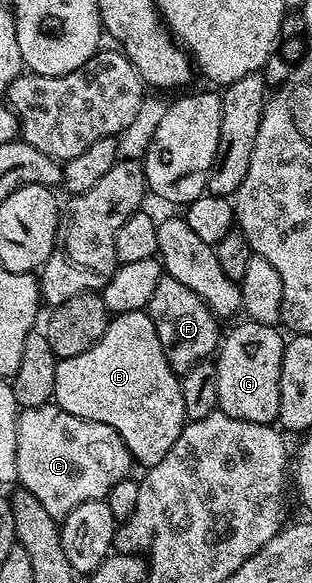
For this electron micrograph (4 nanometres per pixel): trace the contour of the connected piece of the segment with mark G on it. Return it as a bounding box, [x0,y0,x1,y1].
[214,319,285,425]

